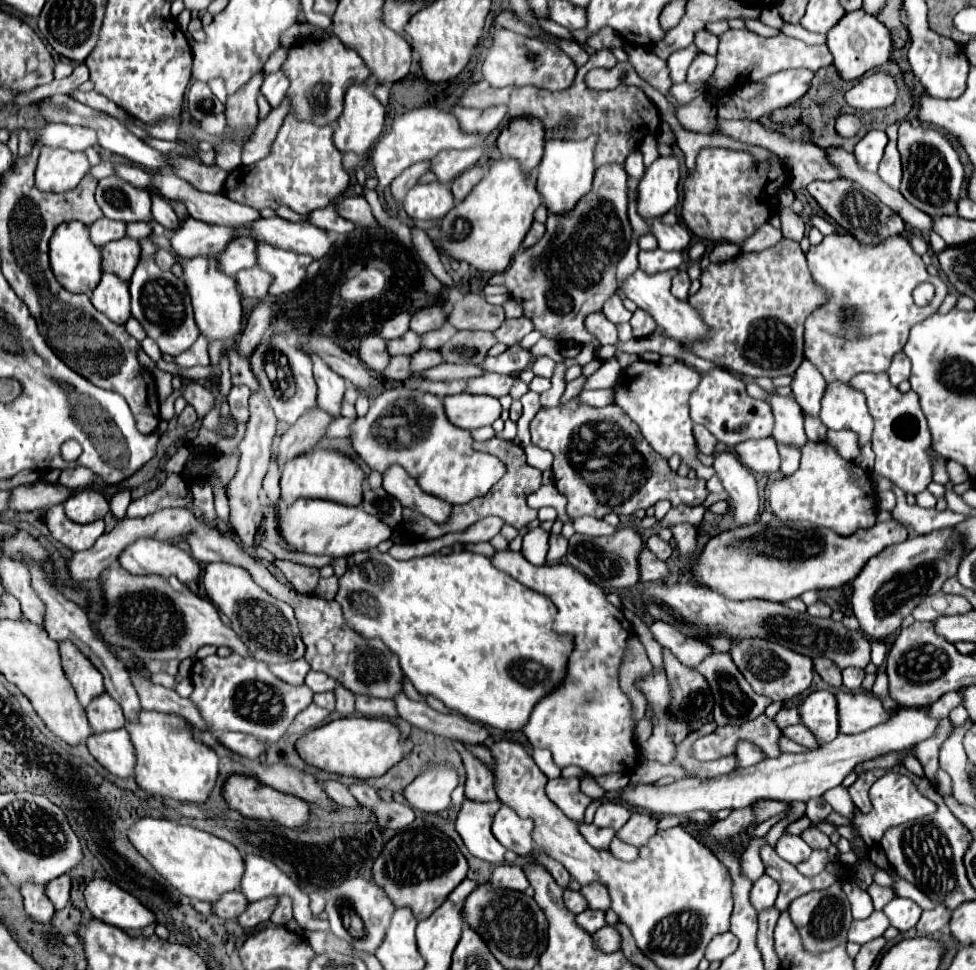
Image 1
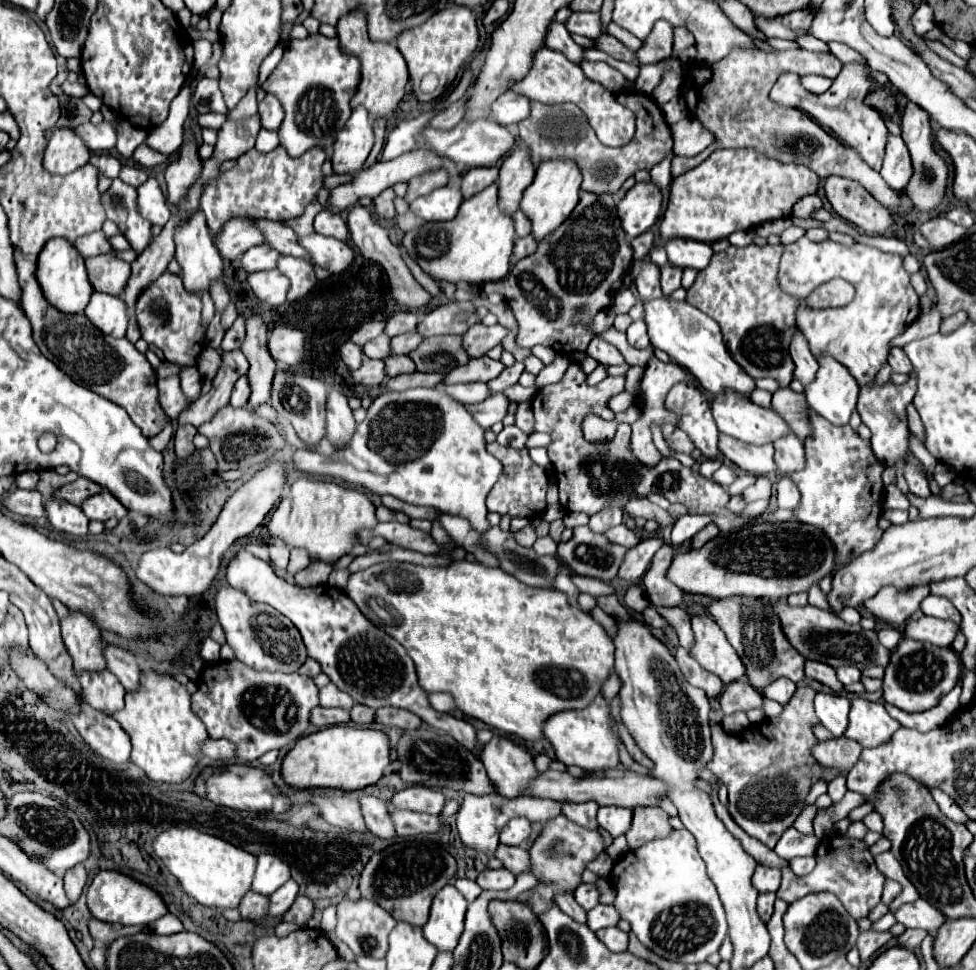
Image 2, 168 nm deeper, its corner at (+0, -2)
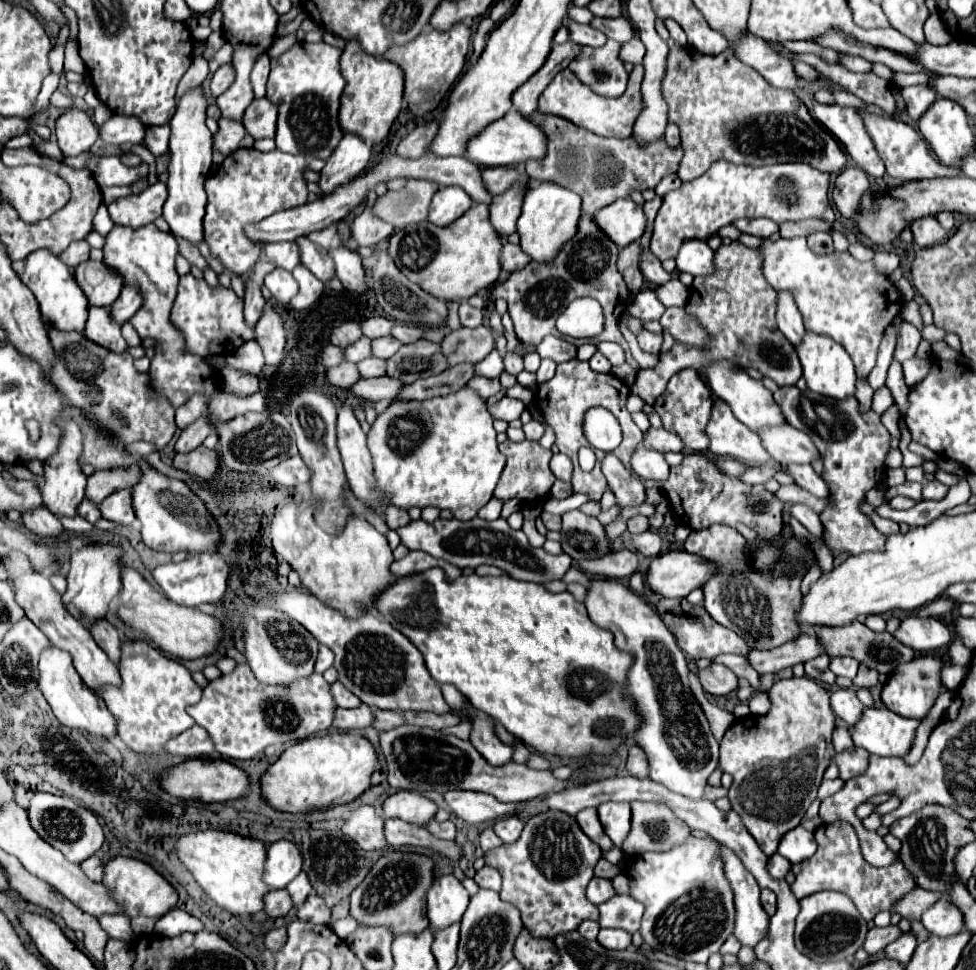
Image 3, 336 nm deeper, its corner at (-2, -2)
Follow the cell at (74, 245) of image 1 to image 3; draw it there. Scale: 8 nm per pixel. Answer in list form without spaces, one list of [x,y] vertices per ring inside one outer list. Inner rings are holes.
[[[35,251],[33,255],[29,255],[29,259],[15,261],[13,271],[35,295],[41,309],[41,319],[45,325],[51,325],[53,329],[59,329],[59,331],[83,333],[89,307],[85,303],[85,295],[81,295],[81,289],[77,287],[77,283],[73,283],[71,269],[65,267],[65,263],[61,263],[57,255],[49,251]]]

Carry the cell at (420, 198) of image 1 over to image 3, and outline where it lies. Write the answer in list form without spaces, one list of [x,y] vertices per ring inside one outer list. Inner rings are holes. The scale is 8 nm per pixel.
[[[443,187],[433,195],[429,207],[429,221],[445,227],[459,219],[471,205],[473,199],[461,187]]]

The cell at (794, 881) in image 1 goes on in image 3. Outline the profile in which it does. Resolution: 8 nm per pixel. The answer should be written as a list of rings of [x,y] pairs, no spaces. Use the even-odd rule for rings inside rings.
[[[833,821],[833,823],[823,823],[815,831],[815,841],[817,841],[817,853],[811,859],[801,861],[801,873],[797,875],[795,883],[791,885],[793,895],[797,899],[803,899],[807,895],[813,895],[823,889],[831,891],[841,891],[851,897],[851,901],[857,905],[859,913],[863,919],[871,921],[879,911],[891,911],[891,907],[903,899],[907,893],[911,893],[917,883],[913,881],[915,877],[911,875],[909,869],[905,869],[903,861],[897,857],[891,865],[887,867],[871,867],[869,863],[863,861],[857,835],[853,827],[845,821]]]

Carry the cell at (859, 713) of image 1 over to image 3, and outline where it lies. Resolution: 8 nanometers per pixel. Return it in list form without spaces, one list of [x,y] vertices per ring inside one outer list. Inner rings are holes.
[[[885,707],[865,709],[853,725],[853,741],[881,757],[905,757],[913,745],[917,719],[905,719]]]

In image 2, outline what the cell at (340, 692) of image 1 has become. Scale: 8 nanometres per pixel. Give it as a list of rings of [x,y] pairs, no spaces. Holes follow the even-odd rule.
[[[357,703],[357,705],[353,705],[349,709],[349,713],[351,713],[351,723],[355,723],[359,727],[365,727],[365,725],[371,725],[373,723],[373,713],[375,711]]]

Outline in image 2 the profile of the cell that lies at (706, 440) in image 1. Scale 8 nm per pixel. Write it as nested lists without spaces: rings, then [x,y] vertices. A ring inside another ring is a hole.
[[[675,429],[675,433],[669,439],[669,447],[675,449],[675,451],[679,451],[679,453],[687,453],[687,455],[691,455],[695,459],[701,457],[701,451],[693,445],[693,441],[689,439],[689,435],[685,431],[681,431],[681,429]]]

